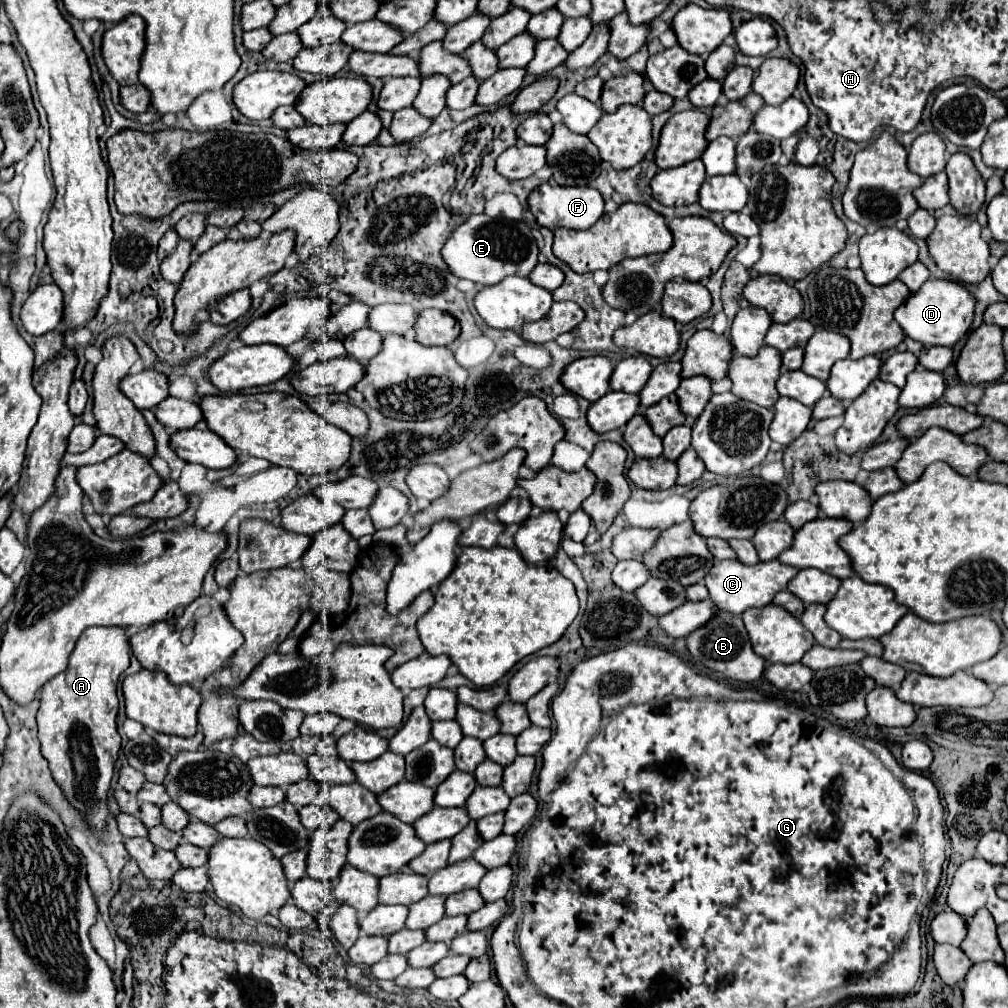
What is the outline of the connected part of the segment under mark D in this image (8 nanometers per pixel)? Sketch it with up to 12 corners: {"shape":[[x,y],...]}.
{"shape":[[929,279],[895,311],[907,337],[953,347],[975,299],[961,283]]}

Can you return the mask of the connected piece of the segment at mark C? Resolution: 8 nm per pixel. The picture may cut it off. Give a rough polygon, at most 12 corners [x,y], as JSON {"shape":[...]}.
{"shape":[[717,561],[705,577],[711,601],[739,615],[763,607],[797,569],[781,561]]}

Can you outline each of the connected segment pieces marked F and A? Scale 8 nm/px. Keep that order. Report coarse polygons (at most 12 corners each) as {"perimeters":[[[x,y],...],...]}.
{"perimeters":[[[541,183],[527,203],[551,231],[589,229],[603,215],[591,187]],[[91,627],[39,693],[49,769],[107,825],[125,629]]]}

